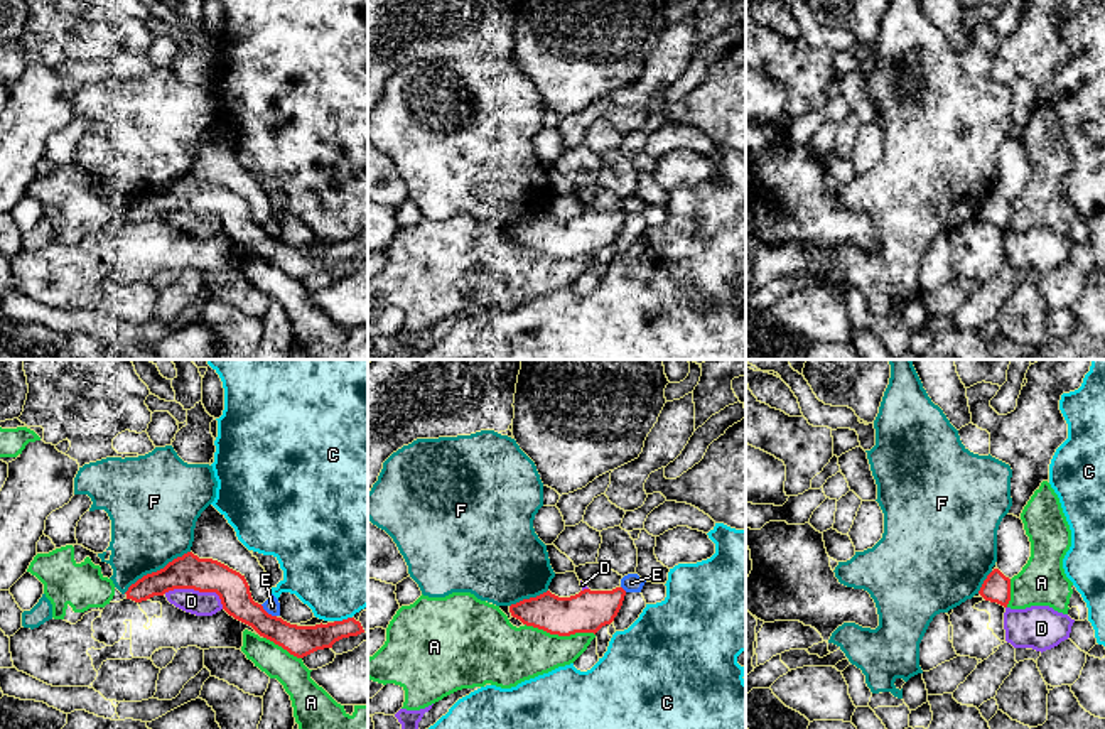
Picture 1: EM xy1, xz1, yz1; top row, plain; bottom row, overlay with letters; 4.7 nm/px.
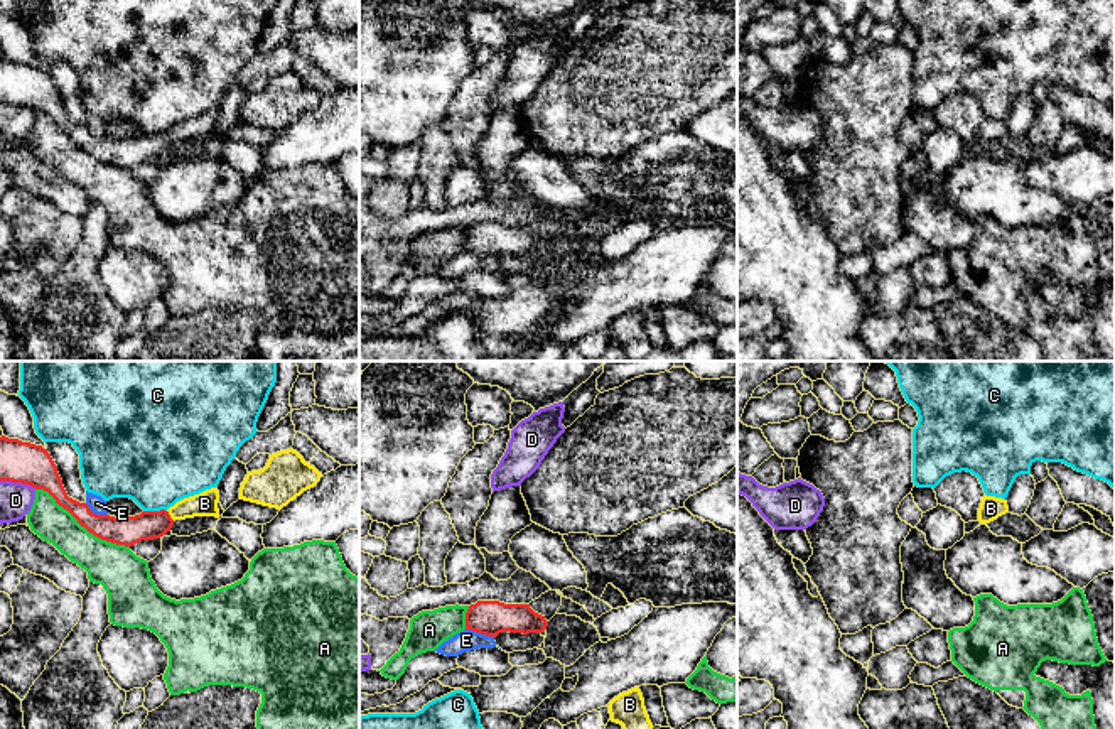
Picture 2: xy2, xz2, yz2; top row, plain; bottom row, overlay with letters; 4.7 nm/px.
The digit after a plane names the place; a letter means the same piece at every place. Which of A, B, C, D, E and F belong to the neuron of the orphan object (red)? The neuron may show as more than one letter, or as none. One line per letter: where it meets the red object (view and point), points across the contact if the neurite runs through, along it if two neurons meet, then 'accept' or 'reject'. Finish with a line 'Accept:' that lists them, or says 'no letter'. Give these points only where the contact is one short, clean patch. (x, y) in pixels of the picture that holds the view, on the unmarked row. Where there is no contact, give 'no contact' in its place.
A: meets red in xy2 at (83, 147); reject
B: meets red in xy2 at (169, 137); runs through xy2 (147, 147), (159, 145), (169, 137), (204, 125); accept
C: meets red in xy2 at (154, 134); border along xy2 (166, 132), (144, 134); reject
D: meets red in xy1 at (198, 211); border along xy1 (164, 215), (174, 211), (213, 213), (223, 230); reject
E: meets red in xz2 at (479, 253); reject
F: meets red in xy1 at (157, 193); reject
Accept: B

